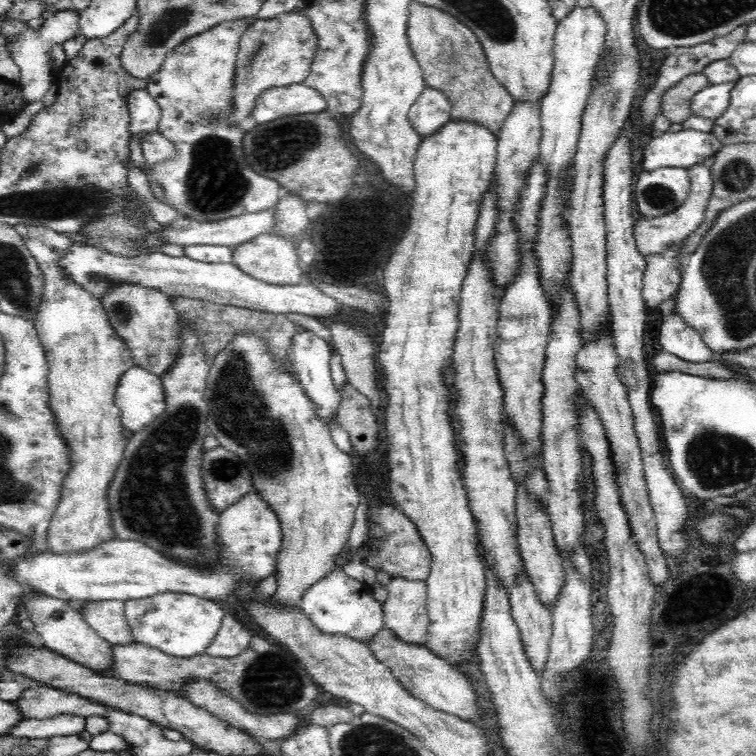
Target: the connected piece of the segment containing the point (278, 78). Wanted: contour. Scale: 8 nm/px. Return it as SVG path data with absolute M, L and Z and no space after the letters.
M300 11L279 14L276 18L258 19L243 32L238 46L238 60L234 74L234 108L222 121L240 126L252 114L255 100L272 87L303 83L310 74L312 58L318 50L318 35L312 21Z

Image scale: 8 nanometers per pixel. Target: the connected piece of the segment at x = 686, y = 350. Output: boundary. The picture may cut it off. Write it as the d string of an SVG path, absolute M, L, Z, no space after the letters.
M673 310L664 317L658 341L661 350L688 362L717 359L714 352L704 344L702 336L685 322L678 311Z

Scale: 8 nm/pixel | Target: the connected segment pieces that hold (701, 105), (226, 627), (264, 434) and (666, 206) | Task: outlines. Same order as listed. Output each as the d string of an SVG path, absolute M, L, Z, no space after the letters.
M736 81L709 84L706 88L700 89L690 100L692 114L713 119L722 116L722 112L728 110L730 92L734 86L736 86Z
M224 615L220 630L206 647L205 653L213 657L232 658L250 647L253 635L234 615Z
M247 333L246 335L239 335L232 343L228 344L224 350L220 350L220 352L216 354L216 358L212 360L209 366L207 386L205 388L205 402L208 404L208 414L205 421L209 432L214 434L219 440L219 446L238 455L238 458L244 463L246 469L250 471L253 490L255 490L261 500L276 513L280 521L283 541L275 563L274 572L278 587L276 592L269 597L269 602L274 606L298 608L298 606L300 606L300 600L302 600L302 596L304 596L306 590L308 590L310 586L314 586L318 580L322 580L326 574L330 574L334 568L337 568L336 556L342 554L342 551L346 548L346 542L348 542L348 537L353 528L356 508L358 508L360 502L360 494L356 489L356 482L354 481L355 473L352 466L352 454L338 449L338 446L332 441L328 426L324 424L323 420L320 420L320 417L317 415L315 404L305 395L304 390L302 390L302 387L299 385L293 367L275 362L273 356L271 356L271 352L267 350L267 343L268 342L260 341L260 338L252 335L252 333Z
M666 167L640 172L634 198L642 216L658 218L677 210L687 200L690 190L688 169Z

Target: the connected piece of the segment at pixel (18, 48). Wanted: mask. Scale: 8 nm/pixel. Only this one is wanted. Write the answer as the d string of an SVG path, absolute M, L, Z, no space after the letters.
M74 9L56 11L51 14L37 30L27 27L22 34L18 34L12 42L6 42L6 47L13 57L14 62L20 68L20 78L18 84L22 86L22 101L24 105L42 100L52 86L52 55L51 48L54 44L60 44L74 38L80 34L81 28L78 26L80 13Z

